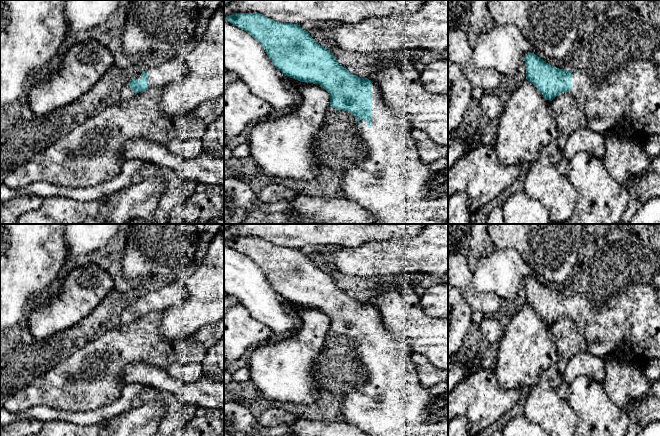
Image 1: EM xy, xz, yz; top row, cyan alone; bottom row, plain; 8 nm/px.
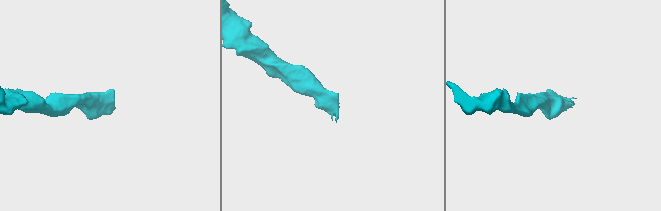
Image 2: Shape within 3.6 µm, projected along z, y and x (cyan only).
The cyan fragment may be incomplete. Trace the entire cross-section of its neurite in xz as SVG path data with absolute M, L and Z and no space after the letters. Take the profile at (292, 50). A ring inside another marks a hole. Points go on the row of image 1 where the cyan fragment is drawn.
M235 13L226 17L227 21L231 24L239 27L240 29L248 32L254 39L256 39L261 46L264 48L268 58L272 61L273 65L279 69L284 76L293 78L300 82L319 84L323 87L330 95L330 107L337 110L342 110L353 114L357 121L358 127L360 128L361 134L364 138L364 143L369 149L369 158L362 159L360 164L349 167L343 174L341 179L341 189L345 193L345 199L353 201L363 207L372 216L376 218L376 224L443 224L448 221L448 155L432 162L429 164L423 163L419 159L419 153L412 137L412 130L410 123L405 120L401 115L395 113L389 106L386 105L382 98L382 93L379 86L367 78L360 78L356 75L351 74L346 68L341 66L334 58L332 53L316 42L308 33L303 30L300 25L291 23L280 23L274 21L260 13Z

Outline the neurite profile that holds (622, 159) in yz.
M609 132L604 134L604 139L603 164L615 181L628 188L630 177L646 172L651 166L652 157L646 153L641 142L620 140Z

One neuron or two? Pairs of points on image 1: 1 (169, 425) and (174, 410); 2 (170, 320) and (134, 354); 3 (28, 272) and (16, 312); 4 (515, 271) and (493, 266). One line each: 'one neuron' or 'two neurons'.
1: one neuron
2: two neurons
3: one neuron
4: one neuron

